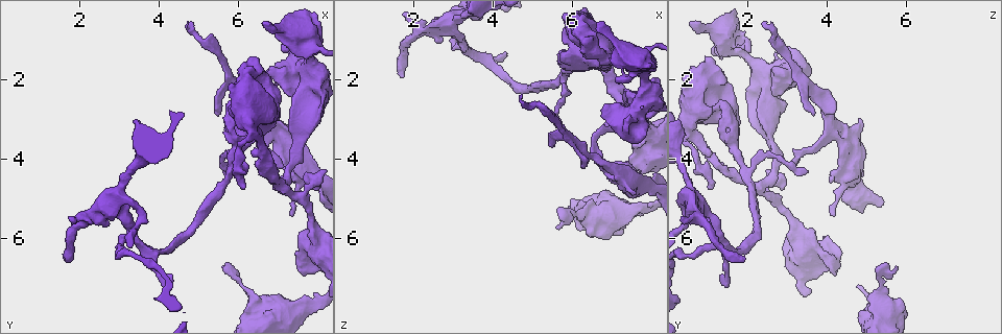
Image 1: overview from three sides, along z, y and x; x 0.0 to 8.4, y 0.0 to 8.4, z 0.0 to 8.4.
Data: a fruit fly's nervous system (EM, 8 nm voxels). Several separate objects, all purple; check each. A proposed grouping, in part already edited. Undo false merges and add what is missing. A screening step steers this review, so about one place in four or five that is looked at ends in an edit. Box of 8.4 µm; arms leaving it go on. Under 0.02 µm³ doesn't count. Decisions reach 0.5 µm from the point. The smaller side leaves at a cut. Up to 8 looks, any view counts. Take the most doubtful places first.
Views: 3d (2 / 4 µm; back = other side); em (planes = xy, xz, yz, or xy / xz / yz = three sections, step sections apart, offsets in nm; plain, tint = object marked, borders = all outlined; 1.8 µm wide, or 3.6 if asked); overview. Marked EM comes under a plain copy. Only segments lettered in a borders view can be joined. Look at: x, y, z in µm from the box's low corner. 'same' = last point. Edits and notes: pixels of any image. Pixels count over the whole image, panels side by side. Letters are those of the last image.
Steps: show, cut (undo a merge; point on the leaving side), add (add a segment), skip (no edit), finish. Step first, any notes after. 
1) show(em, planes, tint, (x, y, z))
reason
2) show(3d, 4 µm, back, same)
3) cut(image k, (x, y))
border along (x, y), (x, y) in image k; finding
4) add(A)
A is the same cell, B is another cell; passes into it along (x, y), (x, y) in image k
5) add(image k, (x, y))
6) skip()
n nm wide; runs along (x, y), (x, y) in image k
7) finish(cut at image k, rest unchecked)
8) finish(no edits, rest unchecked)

show(em, planes, borders, (4.75, 0.60, 2.35))
branch stops here

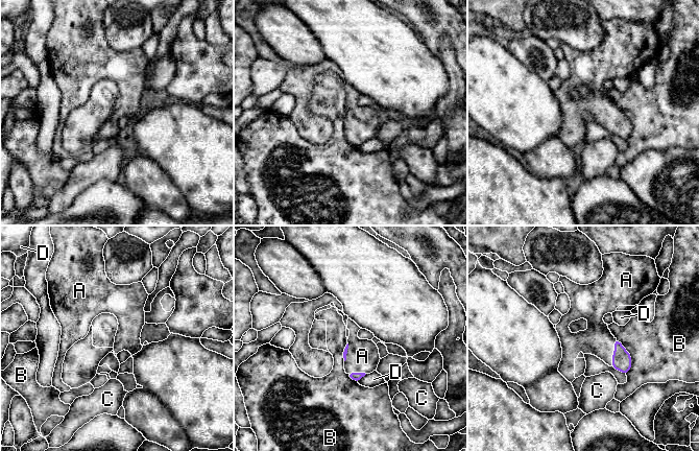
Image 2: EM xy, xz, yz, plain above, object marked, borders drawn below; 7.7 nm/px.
add(image 2, (597, 339))
A is the same cell, B, C and D are other cells; passes into it along (621, 359), (615, 352), (597, 339) in image 2; it goes on there

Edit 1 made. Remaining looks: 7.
show(overview)

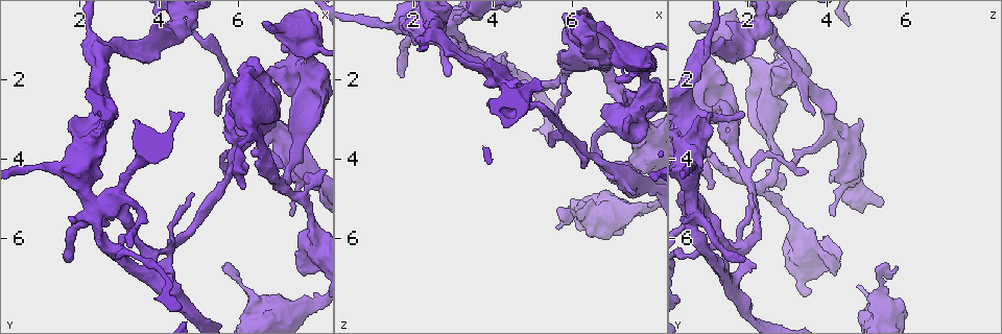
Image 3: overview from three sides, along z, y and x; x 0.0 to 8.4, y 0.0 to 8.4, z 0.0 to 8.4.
show(em, 3.6 µm, yz, step 16, tint, (6.05, 7.10, 5.30))
a narrow waist

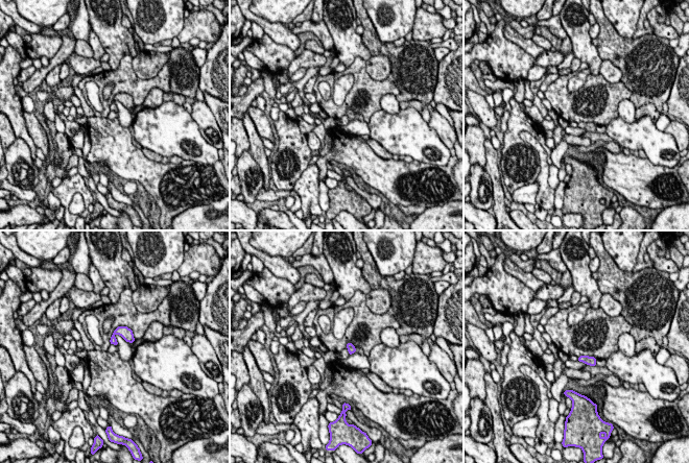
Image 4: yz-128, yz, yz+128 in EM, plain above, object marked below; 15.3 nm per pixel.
show(em, 3.6 µm, planes, borders, same)

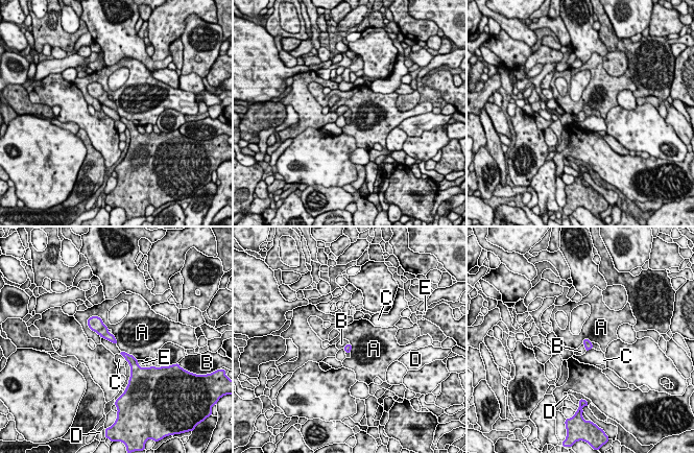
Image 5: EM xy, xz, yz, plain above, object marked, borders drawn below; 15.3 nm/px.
skip()
A, B, C, D and E are other cells; continuous, no second cell

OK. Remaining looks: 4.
show(em, planes, borders, (5.40, 2.90, 3.65))
thin end

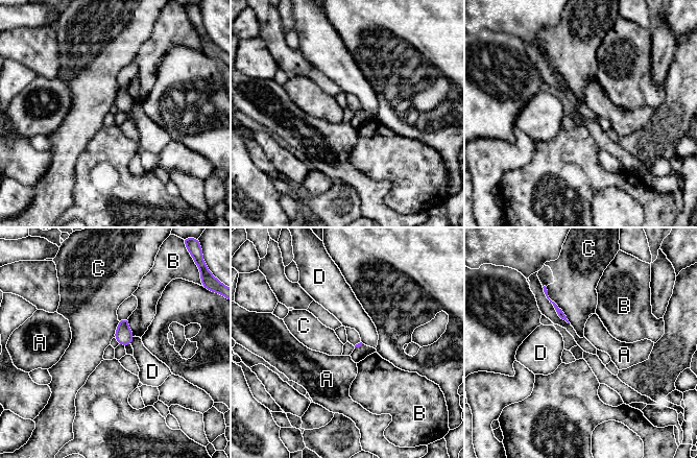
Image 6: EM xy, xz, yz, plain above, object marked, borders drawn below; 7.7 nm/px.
skip()
A, B, C and D are other cells; none of them fits

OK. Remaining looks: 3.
finish(add at image 2, rest unchecked)

